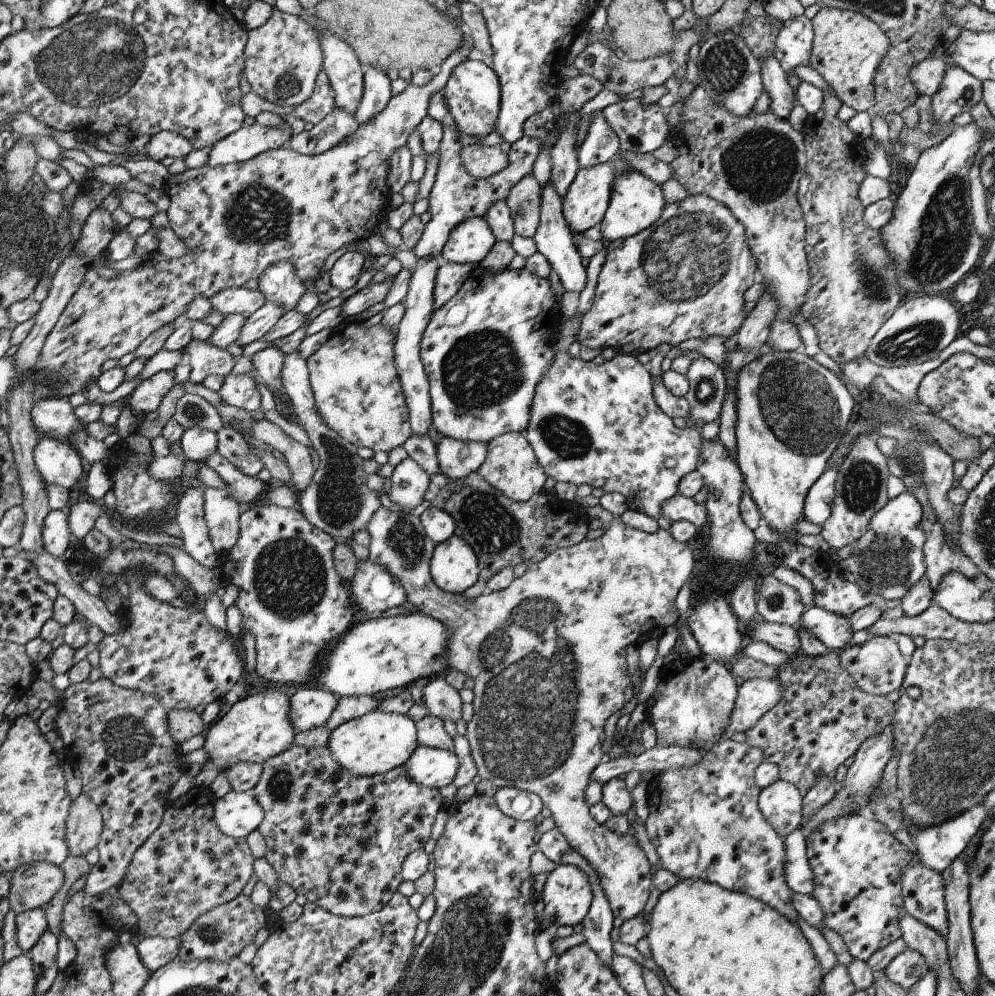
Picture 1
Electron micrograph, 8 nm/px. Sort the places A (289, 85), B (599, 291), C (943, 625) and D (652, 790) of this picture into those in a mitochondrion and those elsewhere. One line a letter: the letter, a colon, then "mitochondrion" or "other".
A: mitochondrion
B: other
C: other
D: other

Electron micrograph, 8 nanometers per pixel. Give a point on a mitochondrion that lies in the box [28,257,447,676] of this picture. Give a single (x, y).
(289, 577)

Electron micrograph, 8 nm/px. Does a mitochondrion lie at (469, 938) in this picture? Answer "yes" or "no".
yes

